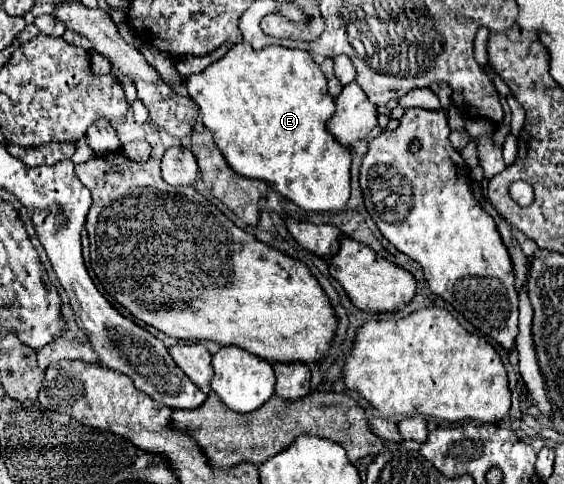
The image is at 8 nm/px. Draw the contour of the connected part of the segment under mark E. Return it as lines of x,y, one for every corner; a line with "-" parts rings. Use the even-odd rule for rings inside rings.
242,41
220,61
208,65
202,73
186,79
190,99
198,105
202,123
214,133
214,141
230,169
248,179
262,179
280,195
308,211
342,209
350,197
350,153
328,131
326,121
334,113
334,99
328,95
326,77
308,51
296,51
280,45
252,49

